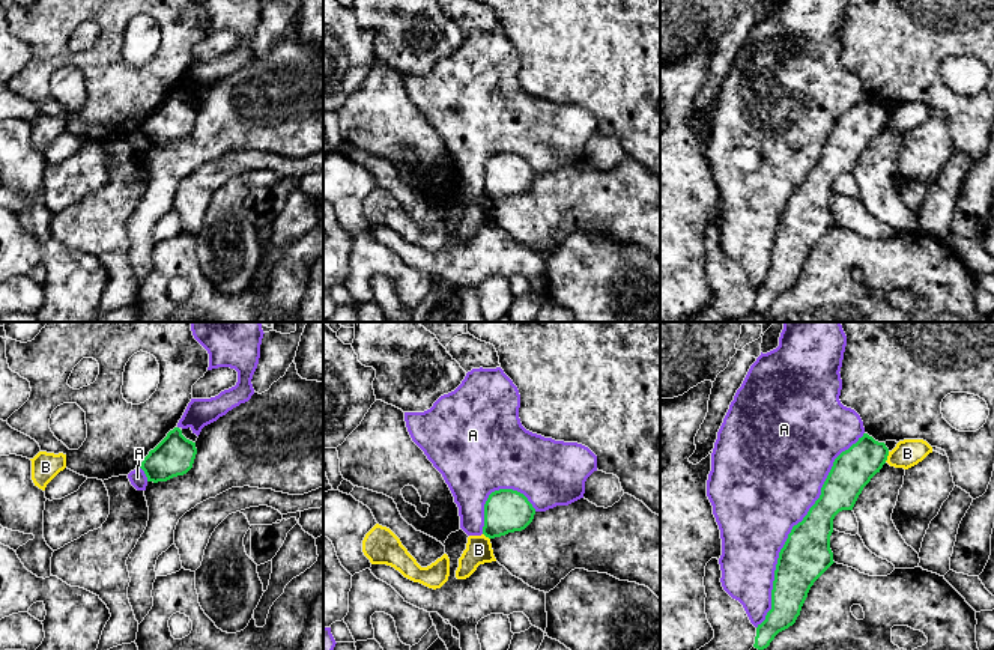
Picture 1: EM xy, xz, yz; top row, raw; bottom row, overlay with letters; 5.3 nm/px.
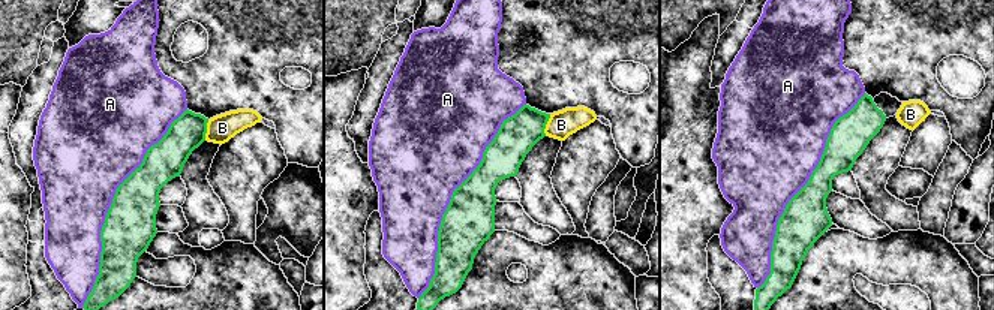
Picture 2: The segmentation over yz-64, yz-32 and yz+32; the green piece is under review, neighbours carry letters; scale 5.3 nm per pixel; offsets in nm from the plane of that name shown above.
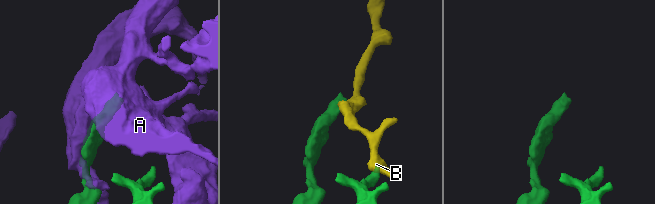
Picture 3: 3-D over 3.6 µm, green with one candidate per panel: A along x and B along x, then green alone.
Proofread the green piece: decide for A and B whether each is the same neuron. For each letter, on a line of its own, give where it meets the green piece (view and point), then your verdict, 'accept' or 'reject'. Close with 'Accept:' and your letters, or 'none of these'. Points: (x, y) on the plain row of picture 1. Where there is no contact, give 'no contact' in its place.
A: yz (793, 191) | reject
B: yz (887, 118) | reject
Accept: none of these

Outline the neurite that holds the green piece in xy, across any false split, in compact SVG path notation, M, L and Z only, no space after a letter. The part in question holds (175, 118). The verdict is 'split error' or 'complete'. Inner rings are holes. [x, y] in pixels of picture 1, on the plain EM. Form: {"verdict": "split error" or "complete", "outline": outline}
{"verdict": "complete", "outline": "M174 90L149 114L140 131L144 134L147 144L167 144L186 137L192 131L195 117L195 105L186 102L182 93Z"}

